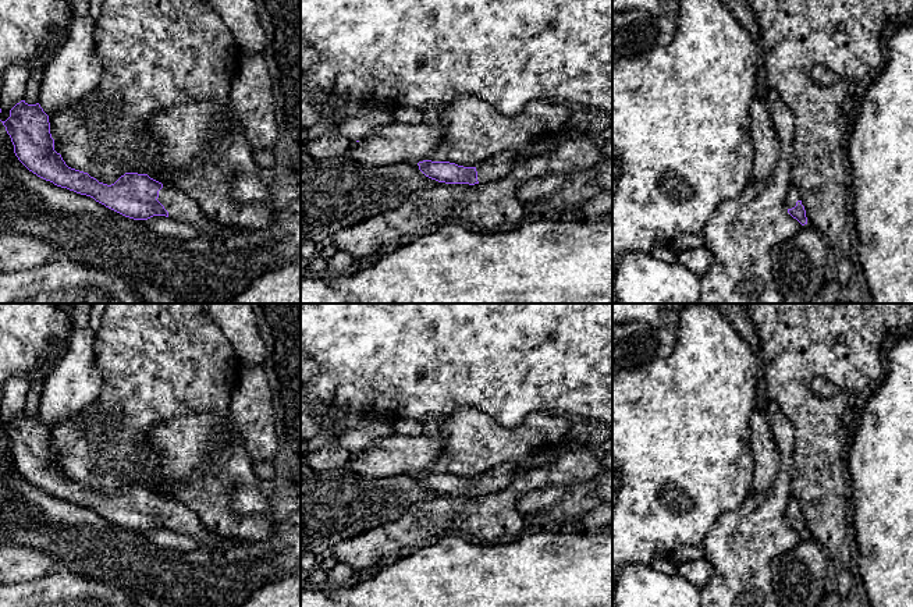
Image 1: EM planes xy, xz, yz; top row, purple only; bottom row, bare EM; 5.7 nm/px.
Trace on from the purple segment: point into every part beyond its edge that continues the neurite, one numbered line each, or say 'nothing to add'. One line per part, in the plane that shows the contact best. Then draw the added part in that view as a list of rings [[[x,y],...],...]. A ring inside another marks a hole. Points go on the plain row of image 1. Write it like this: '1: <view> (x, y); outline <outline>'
1: xy (180, 518); outline [[[163,497],[157,512],[168,523],[168,529],[191,536],[198,547],[214,550],[228,542],[239,542],[230,540],[206,528],[193,511],[173,498]]]

